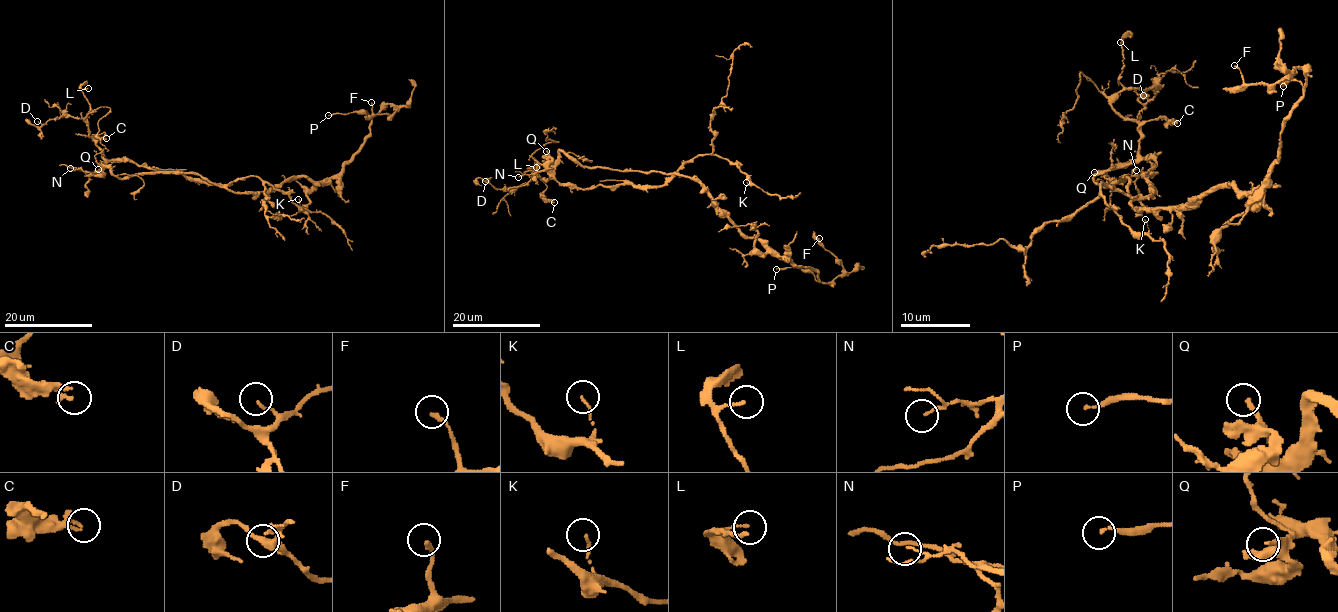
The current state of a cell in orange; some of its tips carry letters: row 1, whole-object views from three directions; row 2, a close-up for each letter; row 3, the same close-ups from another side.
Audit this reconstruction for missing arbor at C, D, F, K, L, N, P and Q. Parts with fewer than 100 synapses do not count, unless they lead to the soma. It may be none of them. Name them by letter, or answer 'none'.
Q

